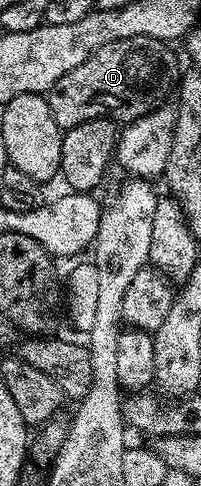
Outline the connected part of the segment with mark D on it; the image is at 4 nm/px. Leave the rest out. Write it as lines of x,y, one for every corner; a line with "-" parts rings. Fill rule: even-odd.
143,35
100,45
50,88
48,98
56,125
65,132
84,121
107,117
125,125
163,106
176,87
174,55
166,47
163,40

